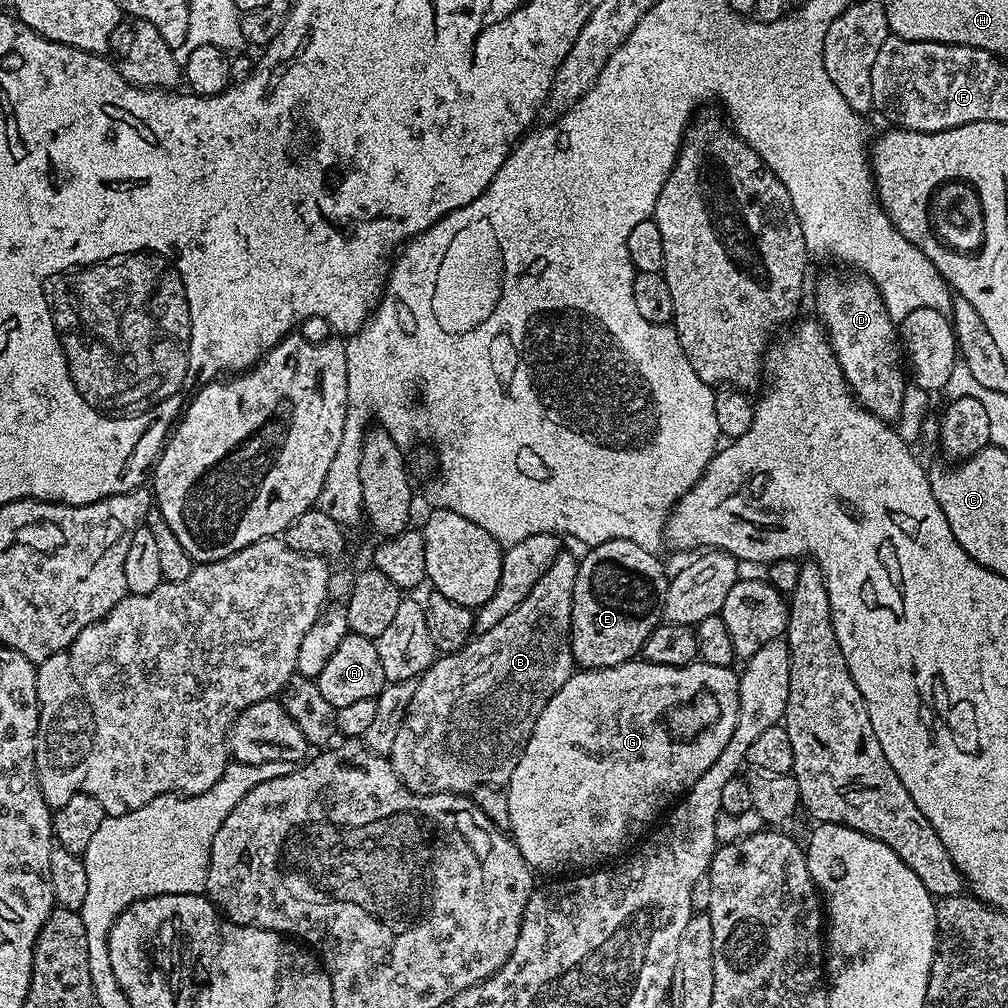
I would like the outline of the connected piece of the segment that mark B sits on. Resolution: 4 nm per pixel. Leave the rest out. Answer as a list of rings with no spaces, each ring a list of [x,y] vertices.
[[[568,550],[559,552],[554,558],[554,562],[546,570],[546,574],[542,574],[542,578],[538,578],[538,582],[534,582],[530,594],[526,594],[526,598],[522,598],[522,602],[518,602],[518,606],[514,610],[510,610],[510,614],[506,614],[506,618],[502,618],[502,622],[498,622],[498,626],[473,635],[472,639],[459,652],[444,654],[433,660],[432,665],[424,671],[424,675],[416,680],[414,698],[410,698],[408,712],[404,715],[404,721],[398,730],[398,738],[394,738],[394,746],[390,753],[392,767],[402,774],[402,783],[405,788],[415,792],[417,796],[429,796],[439,792],[471,794],[475,788],[483,784],[506,786],[510,782],[510,778],[514,774],[514,766],[518,766],[520,755],[524,751],[524,743],[528,741],[534,730],[534,722],[538,722],[538,714],[542,714],[546,702],[550,702],[550,698],[554,698],[554,694],[558,694],[558,690],[562,690],[562,686],[571,678],[574,671],[571,635],[572,599],[574,598],[577,563],[577,557],[572,557]]]

